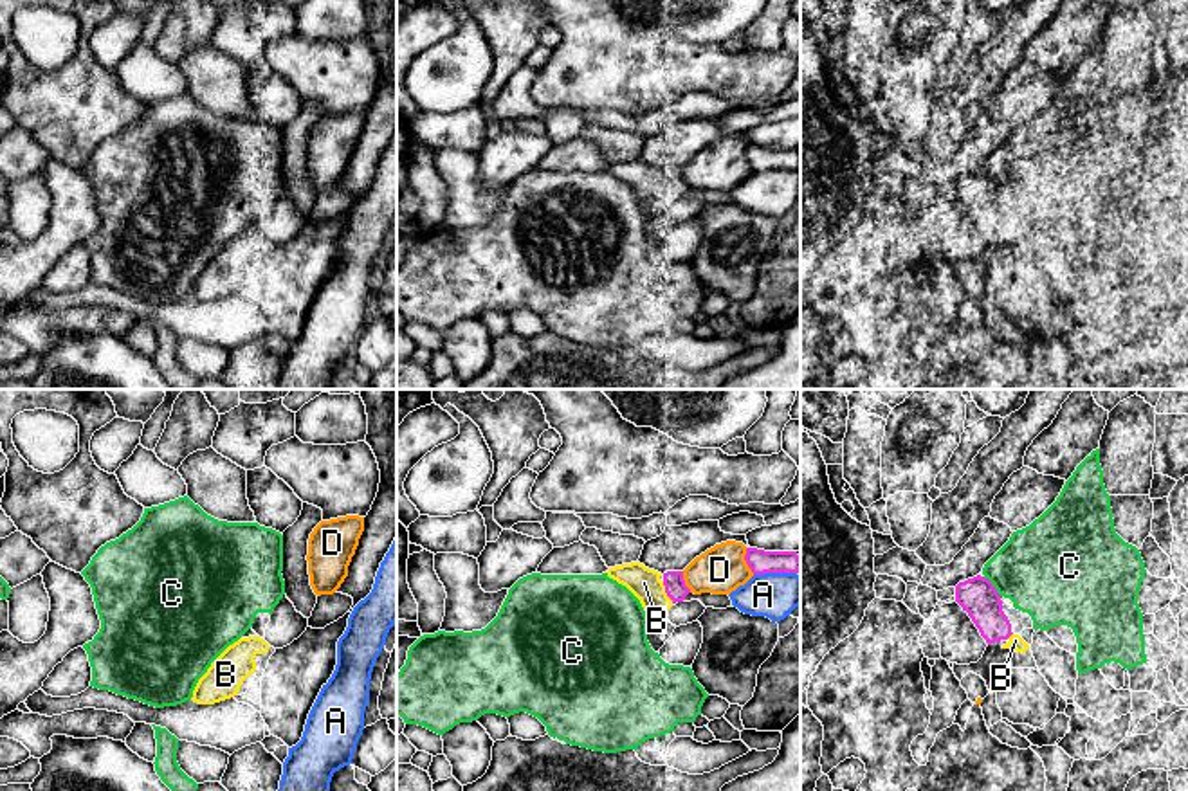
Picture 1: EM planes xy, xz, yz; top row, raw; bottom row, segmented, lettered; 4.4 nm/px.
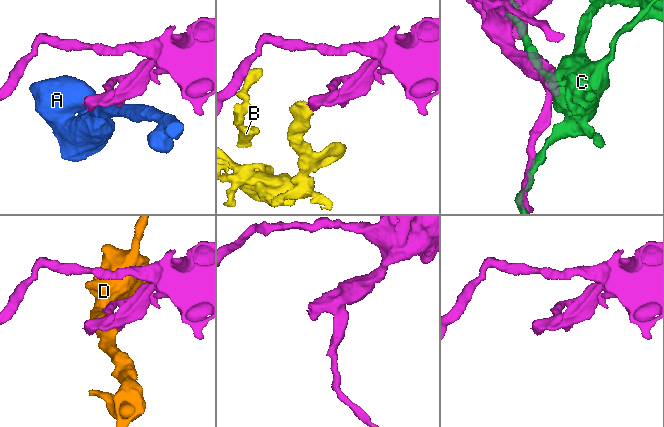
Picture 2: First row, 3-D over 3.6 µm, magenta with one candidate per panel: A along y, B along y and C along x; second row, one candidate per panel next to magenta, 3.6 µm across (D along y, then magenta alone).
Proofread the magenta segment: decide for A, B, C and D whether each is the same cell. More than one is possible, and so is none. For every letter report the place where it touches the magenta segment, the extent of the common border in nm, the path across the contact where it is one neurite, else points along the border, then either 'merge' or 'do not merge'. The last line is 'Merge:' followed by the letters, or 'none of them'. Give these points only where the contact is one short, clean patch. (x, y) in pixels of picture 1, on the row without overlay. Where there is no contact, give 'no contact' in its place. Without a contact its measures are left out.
A: xz (774, 168) | 190 nm | do not merge
B: xz (667, 190) | 110 nm | merge
C: yz (992, 182) | 120 nm | do not merge
D: xz (745, 155) | 130 nm | do not merge
Merge: B

